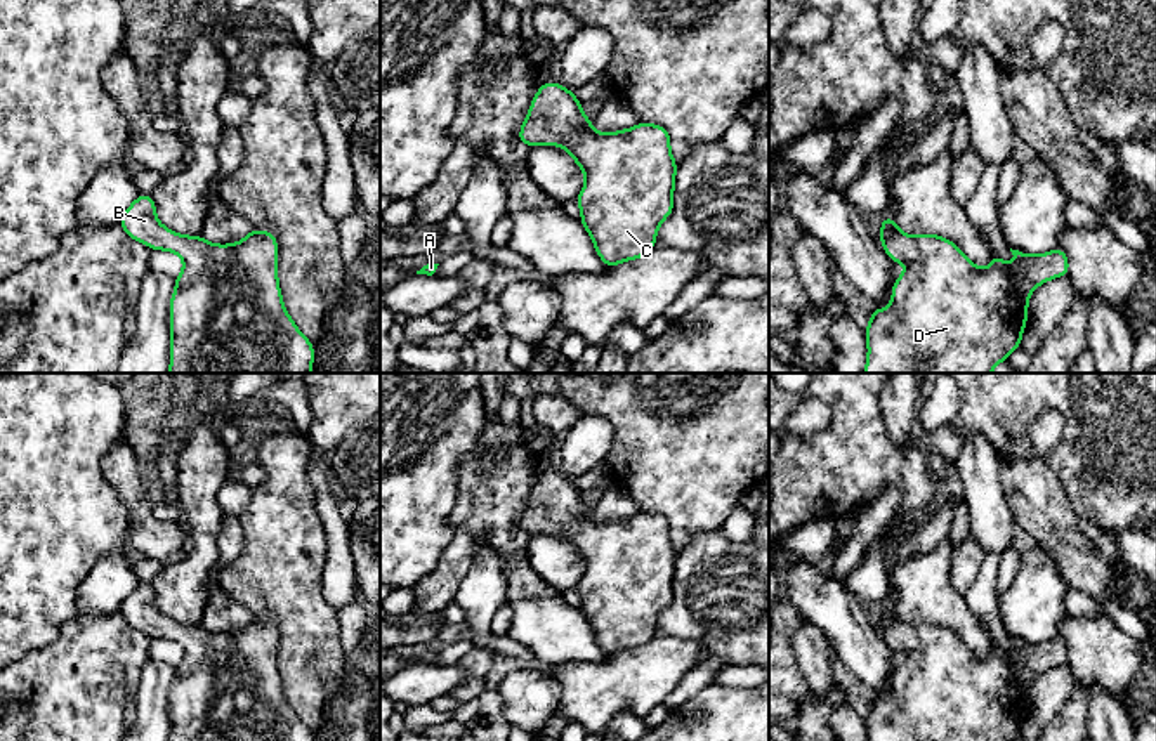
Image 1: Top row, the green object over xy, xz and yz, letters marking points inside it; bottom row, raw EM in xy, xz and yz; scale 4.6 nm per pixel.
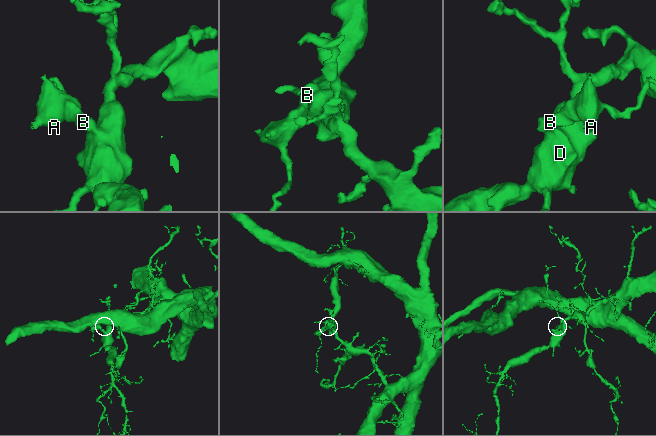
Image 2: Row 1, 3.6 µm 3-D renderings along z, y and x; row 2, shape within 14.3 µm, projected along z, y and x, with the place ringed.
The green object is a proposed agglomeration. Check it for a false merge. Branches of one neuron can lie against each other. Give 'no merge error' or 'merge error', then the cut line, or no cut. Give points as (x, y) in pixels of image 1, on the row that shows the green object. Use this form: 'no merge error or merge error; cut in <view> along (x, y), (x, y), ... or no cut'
no merge error; no cut

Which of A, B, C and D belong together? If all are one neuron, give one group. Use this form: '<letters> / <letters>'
A B C D

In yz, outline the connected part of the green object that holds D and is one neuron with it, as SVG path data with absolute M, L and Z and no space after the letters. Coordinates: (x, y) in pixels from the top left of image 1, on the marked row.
M883 215L878 233L883 252L894 262L904 264L908 271L896 278L890 305L871 311L870 325L864 330L868 340L864 373L991 373L1021 345L1031 292L1041 283L1069 272L1067 257L1061 246L1034 257L1010 248L1014 267L993 253L989 267L982 271L953 241L936 234L908 236L892 217Z

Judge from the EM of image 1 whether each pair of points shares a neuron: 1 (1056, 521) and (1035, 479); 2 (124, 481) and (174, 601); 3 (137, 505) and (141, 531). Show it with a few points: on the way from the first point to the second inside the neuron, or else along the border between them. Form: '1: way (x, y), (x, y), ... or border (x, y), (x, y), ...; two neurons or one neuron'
1: way (1045, 511), (1038, 504), (1035, 490); one neuron
2: border (181, 556), (170, 561); two neurons
3: way (139, 512), (141, 524); one neuron

